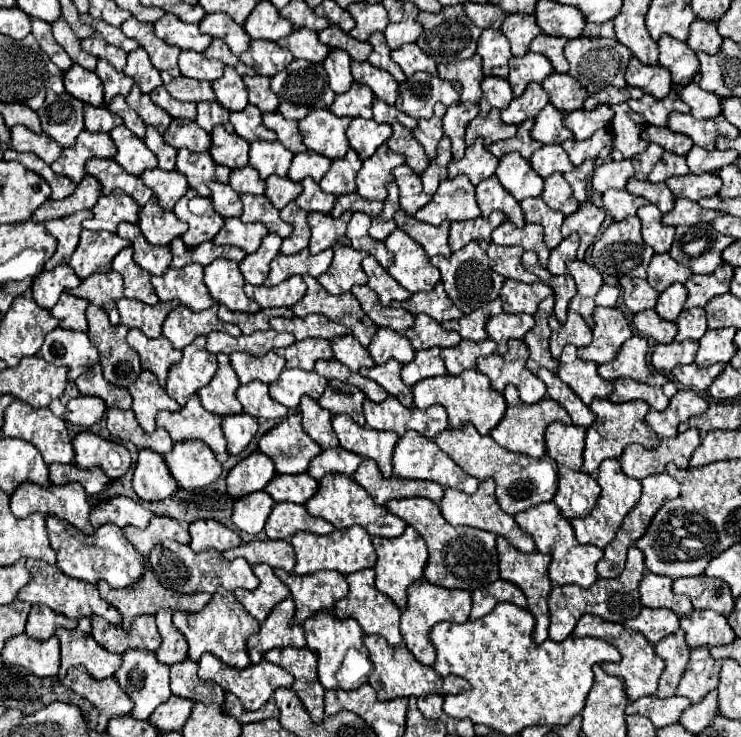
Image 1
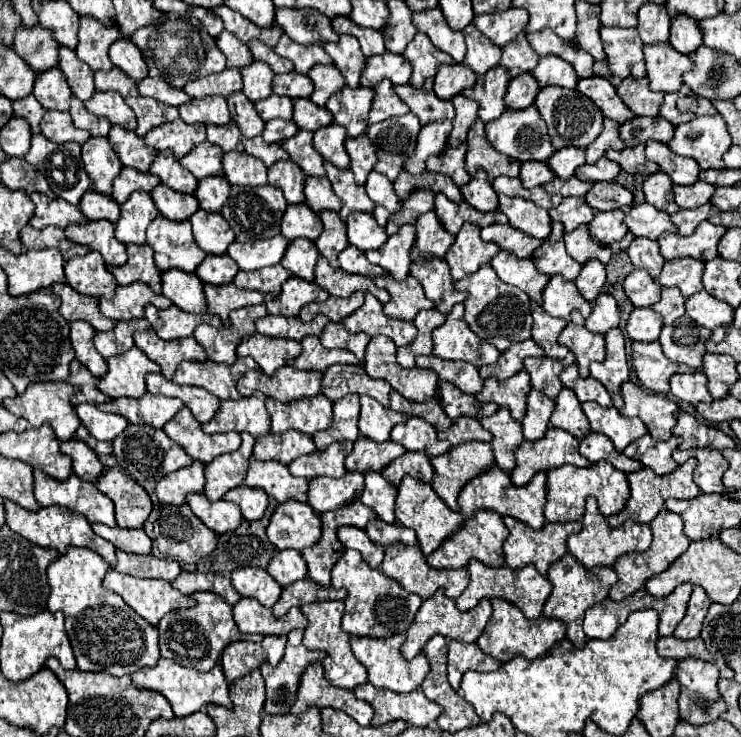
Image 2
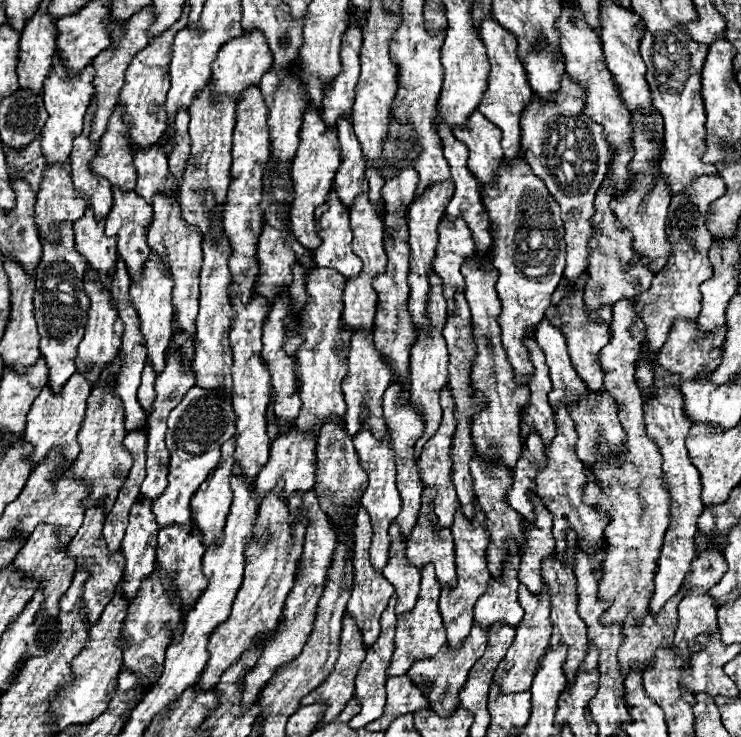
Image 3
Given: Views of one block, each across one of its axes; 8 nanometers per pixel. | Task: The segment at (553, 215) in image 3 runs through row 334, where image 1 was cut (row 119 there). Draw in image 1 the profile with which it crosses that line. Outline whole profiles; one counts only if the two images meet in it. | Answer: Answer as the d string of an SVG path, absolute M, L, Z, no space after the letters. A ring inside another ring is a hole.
M528 84L526 92L520 98L514 98L508 108L502 110L502 120L506 124L518 126L528 118L536 118L538 112L548 104L548 94L542 84Z

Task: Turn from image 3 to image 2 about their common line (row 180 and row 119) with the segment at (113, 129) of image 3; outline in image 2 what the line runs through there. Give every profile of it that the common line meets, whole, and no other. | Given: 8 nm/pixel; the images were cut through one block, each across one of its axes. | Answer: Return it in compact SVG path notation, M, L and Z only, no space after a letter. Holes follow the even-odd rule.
M96 92L84 104L86 104L88 112L92 112L96 116L108 116L108 120L112 124L118 124L128 130L136 128L136 116L134 116L132 108L126 106L124 98L118 92Z

